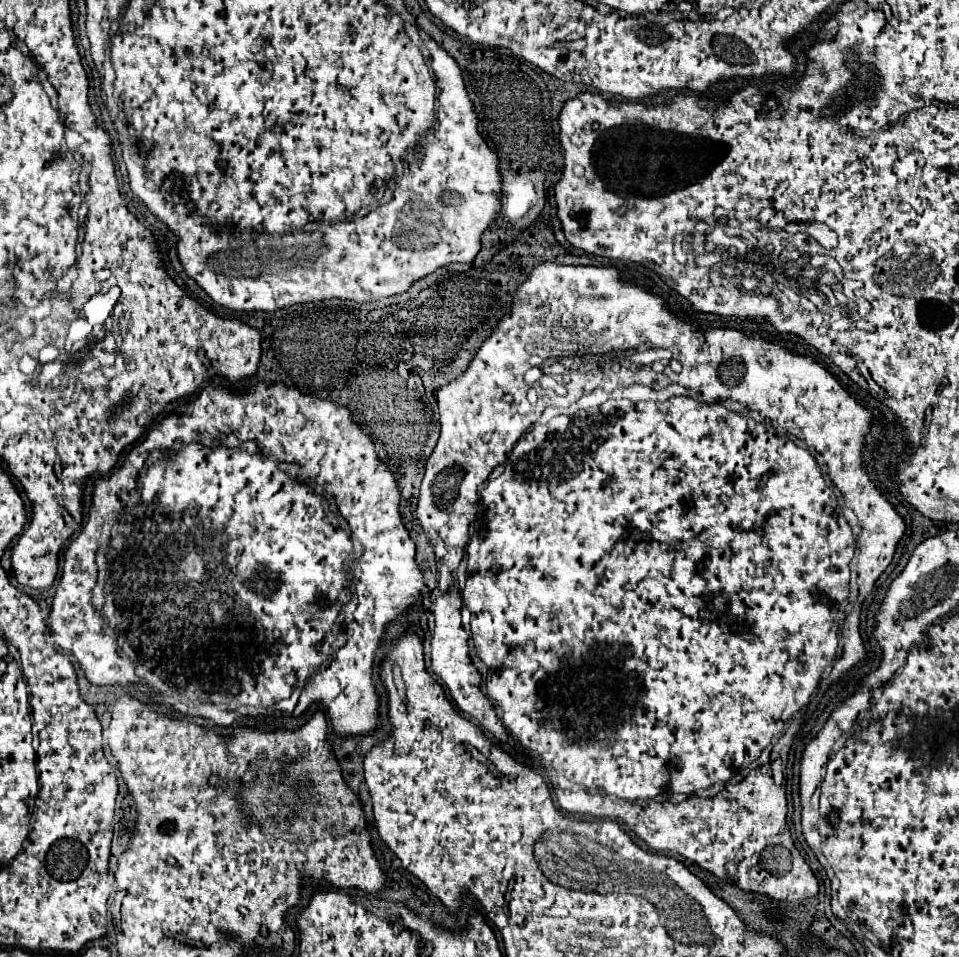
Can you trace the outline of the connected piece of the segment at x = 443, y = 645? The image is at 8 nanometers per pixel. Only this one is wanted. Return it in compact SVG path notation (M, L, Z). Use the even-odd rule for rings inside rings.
M543 263L543 265L537 265L537 267L535 267L535 269L533 269L533 271L531 271L531 275L529 275L529 279L527 279L527 281L525 281L525 283L523 283L523 285L521 285L521 287L519 287L519 289L517 289L517 293L515 293L515 299L513 299L513 305L511 305L511 313L509 313L509 317L503 317L503 321L499 321L499 325L497 325L497 329L495 329L495 333L493 333L493 335L491 335L491 337L489 337L489 339L487 339L487 341L485 341L485 343L483 343L483 345L481 345L481 349L479 349L479 351L477 351L477 355L475 355L475 357L473 357L473 361L471 361L471 365L469 365L469 367L467 367L467 371L465 371L465 373L463 373L463 375L461 375L461 377L457 377L457 379L455 379L455 381L451 381L451 383L449 383L449 385L445 385L445 387L443 387L443 389L439 389L439 393L437 393L437 403L439 403L439 415L441 415L441 417L439 417L439 421L441 421L441 437L439 437L439 441L437 441L437 447L435 447L435 449L433 449L433 453L431 453L431 457L429 457L429 459L427 459L427 465L425 465L425 477L423 477L423 483L421 483L421 493L419 493L419 505L417 505L417 519L419 519L419 523L421 523L421 525L423 525L423 531L425 531L425 535L427 535L427 539L429 539L429 541L431 541L431 543L433 543L433 547L435 547L435 557L436 557L436 561L437 561L437 563L441 563L441 564L445 564L445 565L446 565L446 566L449 566L449 569L450 569L450 571L451 571L451 572L453 572L453 570L454 570L454 572L455 572L455 578L454 578L454 582L453 582L453 585L452 585L452 586L450 586L450 587L449 587L449 589L448 589L448 591L447 591L447 592L446 592L446 594L439 594L439 596L437 596L437 598L436 598L436 600L435 600L435 631L433 631L433 641L431 641L431 665L433 665L433 673L435 673L435 675L437 675L437 677L439 677L439 679L441 679L441 681L443 681L443 683L445 683L445 687L447 687L447 689L449 689L449 693L451 693L451 697L453 697L453 701L455 701L455 703L457 703L457 707L459 707L459 709L461 709L461 711L463 711L463 713L469 713L469 715L471 715L471 717L473 717L473 719L477 719L477 721L479 721L479 723L481 723L481 725L483 725L483 727L485 727L485 729L487 729L487 731L491 731L491 733L493 733L493 735L495 735L495 737L497 737L497 739L499 739L499 741L501 741L501 743L507 743L507 741L509 741L509 737L507 737L507 731L509 731L509 733L511 733L511 735L513 735L513 737L515 737L515 739L517 739L517 741L519 741L519 743L521 743L521 745L523 745L523 747L525 747L525 749L527 749L527 751L531 751L531 753L537 753L537 755L539 755L539 757L541 757L541 759L543 759L543 763L545 763L545 765L549 765L549 767L551 767L551 769L555 769L555 771L557 771L557 775L563 775L563 777L565 777L565 779L567 779L567 781L571 781L571 783L575 783L575 785L581 785L581 787L583 787L583 789L585 789L585 791L583 791L583 789L579 789L579 791L569 791L569 789L559 789L559 797L557 797L557 801L559 801L559 805L561 805L561 809L563 809L563 811L569 811L569 813L579 813L579 815L589 815L589 817L597 817L597 819L603 819L603 817L611 817L611 819L619 819L619 821L621 821L621 823L625 823L625 827L627 827L627 829L629 829L629 831L631 831L631 833L635 833L635 835L637 835L637 837L639 837L639 839L641 839L641 841L645 841L645 845L647 845L647 847L649 847L649 849L651 849L651 851L655 851L655 853L659 853L659 851L673 851L673 853L679 853L679 855L683 855L683 857L685 857L685 859L689 859L689 861L693 861L693 863L697 863L697 865L699 865L699 867L703 867L703 869L707 869L707 871L709 871L709 873L713 873L713 875L715 875L715 877L719 877L719 879L727 879L727 871L725 871L725 865L727 865L727 863L729 863L729 861L731 861L731 863L735 863L735 865L737 865L737 873L735 873L735 875L733 875L733 879L735 879L735 885L737 885L737 887L739 887L739 889L743 889L743 891L753 891L753 893L763 893L763 895L767 895L767 897L771 897L771 899L777 899L777 901L803 901L803 899L813 899L813 897L817 897L817 893L819 893L819 883L817 883L817 879L815 879L815 875L813 875L813 873L811 873L811 869L809 869L809 865L807 865L807 863L805 863L805 859L803 859L803 857L801 857L801 853L799 853L799 851L795 851L795 845L794 845L794 843L793 843L793 841L791 841L791 833L789 833L789 827L787 827L787 795L785 795L785 788L784 788L784 785L780 785L780 786L777 786L777 785L775 785L775 783L774 783L774 780L773 780L773 778L772 778L772 774L771 774L771 770L770 770L770 764L771 764L771 762L770 762L770 763L769 763L769 764L768 764L768 765L764 765L764 766L761 766L761 767L759 767L759 768L756 768L756 769L754 769L754 770L751 770L751 772L749 772L749 773L748 773L748 775L747 775L747 776L745 776L745 779L743 779L743 781L740 781L740 782L738 782L738 783L735 783L735 785L729 785L729 787L725 787L725 791L723 791L723 793L721 793L721 795L717 795L717 797L715 797L715 799L699 799L699 797L691 797L691 795L695 795L695 793L697 793L697 791L701 791L701 789L707 789L707 787L711 787L711 785L715 785L715 783L717 783L717 781L719 781L719 783L725 783L725 785L727 785L727 783L729 783L729 781L731 781L731 779L733 779L733 777L735 777L735 775L739 775L739 773L741 773L741 767L739 767L739 765L741 765L741 761L745 761L745 769L747 769L747 767L749 767L749 763L753 763L753 761L757 761L757 759L759 759L759 755L761 755L761 753L763 753L763 749L765 749L765 747L769 747L769 745L771 745L771 741L773 741L773 737L779 737L779 735L781 735L781 733L783 733L783 731L785 731L785 723L787 723L787 721L789 721L789 719L791 719L791 724L790 724L790 726L789 726L789 729L787 729L787 731L785 731L785 733L783 733L783 735L781 735L781 739L779 739L779 741L777 741L777 745L775 745L775 747L773 747L773 748L772 748L772 751L773 751L773 753L771 753L771 759L779 759L779 757L783 757L783 760L784 760L784 759L787 759L787 758L788 758L788 756L787 756L787 755L788 755L788 752L789 752L789 750L790 750L790 747L791 747L791 743L793 743L793 739L795 739L795 735L797 735L797 732L798 732L798 730L799 730L799 729L800 729L800 727L801 727L801 724L802 724L802 722L800 722L800 721L799 721L799 720L798 720L798 719L797 719L797 716L796 716L796 717L795 717L795 716L794 716L794 717L793 717L793 715L795 715L795 713L797 713L797 711L799 711L799 709L803 709L803 707L807 707L807 705L809 705L809 699L811 699L811 695L813 695L813 693L815 693L815 691L817 691L817 687L819 687L819 681L821 681L821 682L820 682L820 686L823 686L823 685L824 685L824 684L834 684L834 683L837 683L837 682L839 682L839 681L840 681L840 680L841 680L841 679L842 679L842 678L843 678L843 677L844 677L844 676L845 676L845 675L846 675L846 674L845 674L845 673L847 673L847 671L849 671L849 669L851 669L851 667L853 667L853 665L857 665L857 663L859 663L859 661L865 661L865 659L867 659L867 649L865 649L865 645L863 645L863 639L861 639L861 633L859 633L859 611L861 611L861 603L863 603L863 599L865 599L865 597L867 597L867 595L869 595L869 593L871 593L871 591L873 591L873 585L875 585L875 581L877 581L877 579L879 579L879 575L881 575L881 573L883 573L883 571L885 571L885 569L887 569L887 567L889 567L889 563L891 563L891 561L893 561L893 555L895 555L895 549L897 549L897 543L899 543L899 541L901 541L901 537L903 537L903 533L905 533L905 529L907 529L907 527L905 527L905 521L903 521L903 517L901 517L901 515L899 515L899 513L897 513L897 511L895 511L895 509L893 509L893 505L891 505L891 503L889 503L889 501L887 501L887 497L885 497L885 495L883 495L883 493L881 493L881 491L879 491L879 487L877 487L877 485L873 485L873 481L871 481L871 479L869 479L869 477L867 477L867 471L865 471L865 465L863 465L863 451L865 451L865 439L867 439L867 435L869 435L869 431L871 431L871 427L873 427L873 413L871 413L871 411L869 411L869 409L865 409L865 407L863 407L863 405L859 405L859 403L857 403L857 401L851 401L851 397L849 397L849 393L847 393L847 391L845 391L845 389L843 389L843 387L841 387L841 385L839 385L839 381L837 381L837 379L835 379L835 377L833 377L833 375L831 375L831 373L829 373L829 371L825 371L825 369L823 369L823 367L821 367L821 365L817 365L817 363L815 363L815 361L813 361L813 359L811 359L811 357L805 357L805 355L797 355L797 353L793 353L793 351L789 351L789 349L785 349L785 347L781 347L781 345L775 345L775 343L771 343L771 341L765 341L765 339L761 339L761 337L759 337L759 335L747 335L747 333L719 333L719 329L713 329L713 331L701 331L701 329L695 329L695 327L691 327L691 325L689 325L689 323L685 323L685 321L679 321L679 319L677 319L677 317L675 317L675 315L673 315L673 313L671 313L671 309L669 309L669 307L667 307L667 303L665 303L665 299L663 299L663 297L659 297L659 295L655 295L655 293L651 293L651 291L649 291L649 289L645 289L645 287L641 287L641 285L639 285L639 283L635 283L635 281L633 281L633 279L625 279L625 277L623 277L623 273L621 273L621 271L619 271L619 269L617 269L617 267L583 267L583 265L579 265L579 267L575 267L575 265L557 265L557 263ZM635 333L675 333L675 341L671 341L671 345L669 345L669 351L671 351L671 353L673 353L673 355L681 355L681 357L679 357L679 361L681 361L681 365L683 365L683 371L681 371L681 373L679 373L679 375L677 375L677 377L675 377L675 379L673 379L673 381L675 381L675 383L679 383L679 385L681 385L681 387L685 387L685 389L689 389L689 396L690 396L690 397L689 397L689 396L678 396L678 397L671 397L671 399L667 399L667 401L639 401L639 403L633 403L633 401L629 401L629 400L631 400L631 399L627 399L627 397L619 397L619 395L617 395L617 392L615 392L615 391L614 391L614 392L613 392L613 393L612 393L612 395L611 395L611 396L610 396L610 399L613 399L613 400L621 400L621 401L607 401L607 403L605 403L605 405L602 405L602 403L603 403L603 399L602 399L602 400L598 400L598 389L601 389L601 388L600 388L600 387L603 387L603 391L613 391L613 389L617 389L617 387L623 387L623 389L627 389L627 385L633 385L633 383L641 383L641 381L627 381L627 379L629 379L629 377L627 377L627 371L625 371L625 367L623 367L623 365L611 365L611 363L605 363L605 357L611 357L611 355L613 355L613 357L615 357L615 355L619 355L619 353L627 353L627 351L629 351L629 350L630 350L630 349L635 349L635 347L633 347L633 343L634 343L634 342L633 342L633 339L635 339L635 338L638 338L638 340L639 340L639 335L637 335L637 337L635 337ZM728 399L731 399L731 400L735 400L735 401L737 401L737 402L739 402L739 403L741 403L741 404L746 404L746 405L747 405L747 406L749 406L749 407L750 407L750 408L752 408L752 409L753 409L753 410L756 410L756 411L758 411L758 412L759 412L759 413L760 413L760 415L761 415L761 417L762 417L762 419L763 419L763 420L765 420L765 419L766 419L766 420L767 420L767 421L777 421L777 423L779 423L779 425L781 425L781 427L783 427L783 430L784 430L784 431L785 431L785 432L786 432L786 433L787 433L787 432L788 432L788 434L789 434L789 435L797 435L797 437L798 437L798 438L799 438L799 439L801 439L801 440L803 440L803 441L804 441L804 442L805 442L805 443L806 443L806 445L807 445L807 446L808 446L808 447L809 447L809 448L813 448L813 451L817 451L817 453L815 453L815 454L812 454L812 455L814 455L814 457L811 457L811 453L807 453L807 449L801 449L801 447L799 447L799 445L795 445L795 441L793 441L793 439L789 439L789 437L787 437L787 435L783 435L783 433L779 433L779 431L777 431L777 429L775 429L775 427L773 427L773 425L769 425L769 423L757 423L757 421L755 421L755 419L751 419L751 417L749 417L749 415L743 415L743 413L737 413L737 411L731 411L731 409L727 409L727 407L725 407L725 405L723 405L723 403L715 403L715 402L724 402L724 401L726 401L726 400L728 400ZM505 461L507 461L507 465L505 465L505 471L503 471L503 473L501 473L501 475L499 475L499 477L497 477L497 479L493 479L493 481L489 481L489 483L487 483L487 487L485 487L485 489L483 489L483 493L481 493L481 487L483 487L483 483L485 483L485 479L487 479L487 477L489 477L489 475L491 475L491 471L493 471L493 469L495 469L495 467L497 467L497 465L501 465L501 463L505 463ZM823 474L827 474L827 476L829 476L829 477L831 477L831 481L833 481L833 483L835 483L835 487L837 487L837 489L839 489L839 491L841 491L841 493L843 493L843 503L845 503L845 505L847 505L847 507L849 507L849 509L853 509L853 513L855 513L855 515L857 515L857 519L859 519L859 523L861 523L861 527L863 527L863 531L861 531L861 535L859 535L859 537L857 537L857 545L855 545L855 535L853 535L853 531L851 531L851 525L849 525L849 521L847 521L847 519L845 519L845 515L843 515L843 509L841 509L841 505L839 505L839 499L837 499L837 495L833 495L833 487L829 487L829 485L827 485L827 483L825 483L825 479L823 479ZM479 499L481 499L481 511L479 511L479 521L477 521L477 531L475 531L475 535L473 535L473 537L471 537L471 543L469 543L469 551L467 551L467 553L469 553L469 561L467 561L467 558L466 558L466 548L465 548L465 547L467 547L467 541L469 541L469 533L467 533L467 529L469 529L469 525L471 525L471 521L473 521L473 517L475 517L475 513L477 513L477 505L479 505ZM466 569L467 569L467 585L465 585L465 591L463 591L463 603L465 603L465 607L467 607L467 609L469 609L469 611L471 611L471 635L473 635L473 641L475 641L475 647L477 647L477 657L479 657L479 659L481 659L481 661L483 661L483 663L485 663L485 665L487 665L487 681L485 681L485 685L487 685L487 695L489 695L489 697L491 697L491 701L495 701L495 703L497 703L497 705L499 705L499 707L501 707L501 711L503 711L503 725L505 725L505 727L507 727L507 731L505 731L505 727L503 727L503 725L501 725L501 723L499 723L499 721L501 721L501 717L499 717L499 715L497 715L497 711L495 711L495 709L493 709L493 705L491 705L491 701L489 701L489 699L487 699L487 697L485 697L485 695L483 695L483 693L481 693L481 689L479 689L479 685L481 685L481 673L479 673L479 669L477 669L477 665L475 665L475 661L473 661L473 657L471 657L471 653L469 653L469 643L467 643L467 641L469 641L469 638L470 638L470 635L467 635L467 631L465 631L465 629L463 629L463 625L462 625L462 621L461 621L461 620L462 620L462 619L461 619L461 595L460 595L460 590L459 590L459 584L458 584L458 580L457 580L457 573L456 573L456 571L457 571L457 570L466 570ZM845 603L848 603L848 607L849 607L849 608L851 608L851 609L852 609L852 608L853 608L853 611L851 611L851 613L849 613L849 614L848 614L848 615L847 615L847 613L845 613ZM837 639L839 639L839 643L843 643L843 647L841 647L841 651L843 651L843 653L841 653L841 659L837 659ZM601 793L607 793L607 795L615 795L615 797L619 797L619 799L623 799L623 801L619 801L619 803L617 803L617 801L613 801L613 799L609 799L609 797L607 797L607 795L604 795L604 794L601 794ZM673 793L683 793L683 795L687 795L687 797L689 797L689 799L685 799L685 801L683 801L683 803L681 803L681 805L673 805L673 803L655 803L655 801L649 801L649 799L655 799L655 797L659 797L659 795L673 795Z

